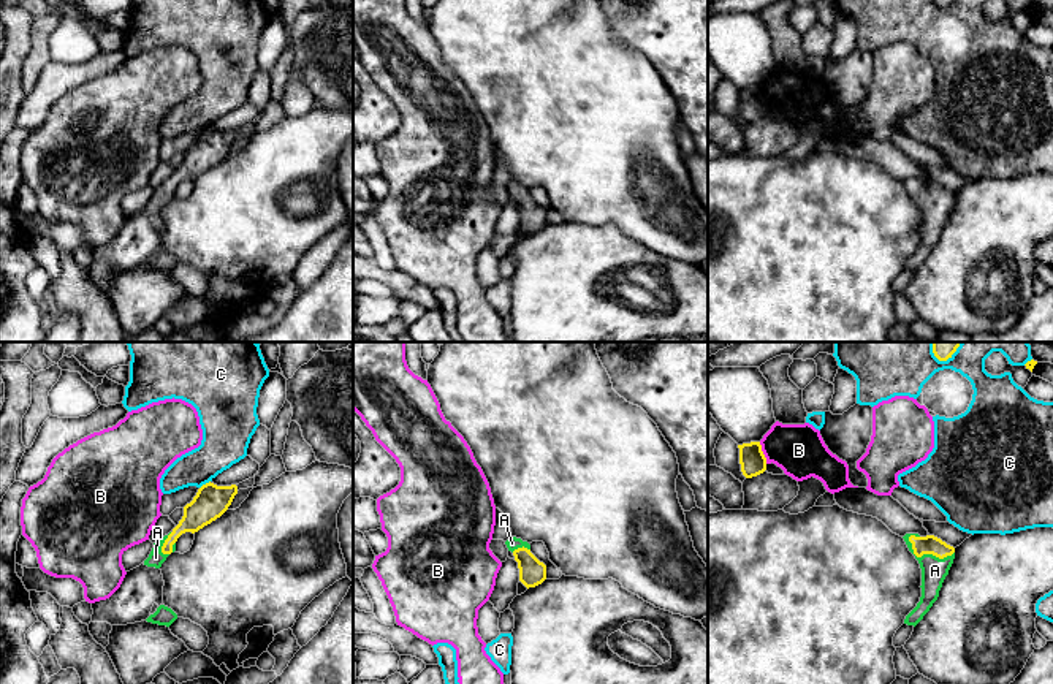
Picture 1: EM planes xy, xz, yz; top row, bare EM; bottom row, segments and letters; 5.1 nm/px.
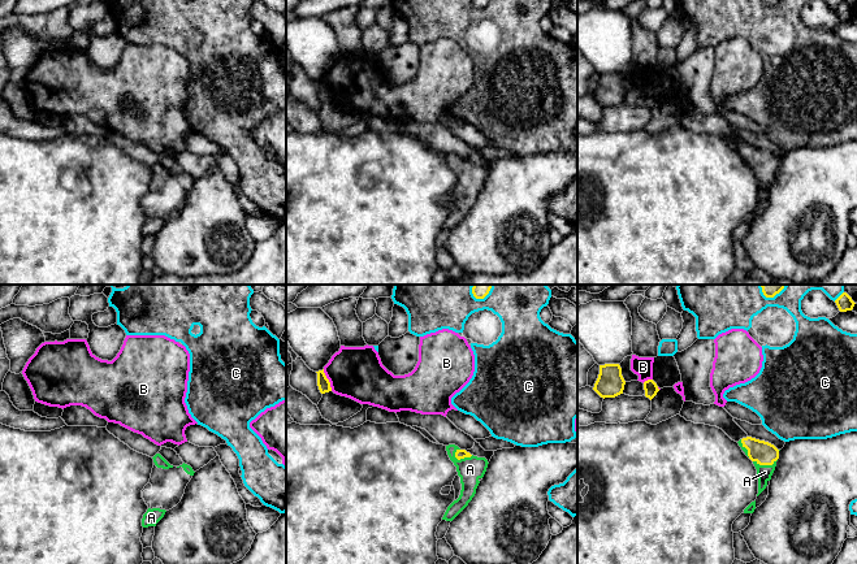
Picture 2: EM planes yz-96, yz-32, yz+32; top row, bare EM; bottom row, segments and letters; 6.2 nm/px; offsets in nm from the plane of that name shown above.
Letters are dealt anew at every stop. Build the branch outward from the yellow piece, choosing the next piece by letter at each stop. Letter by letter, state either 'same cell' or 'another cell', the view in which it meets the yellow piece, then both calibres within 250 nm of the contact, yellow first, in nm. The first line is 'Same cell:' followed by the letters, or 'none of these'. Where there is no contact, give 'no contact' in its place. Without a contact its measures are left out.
Same cell: A
A: same cell | yz | 100/130 nm
B: another cell | yz | 130/260 nm
C: another cell | xy | 170/240 nm

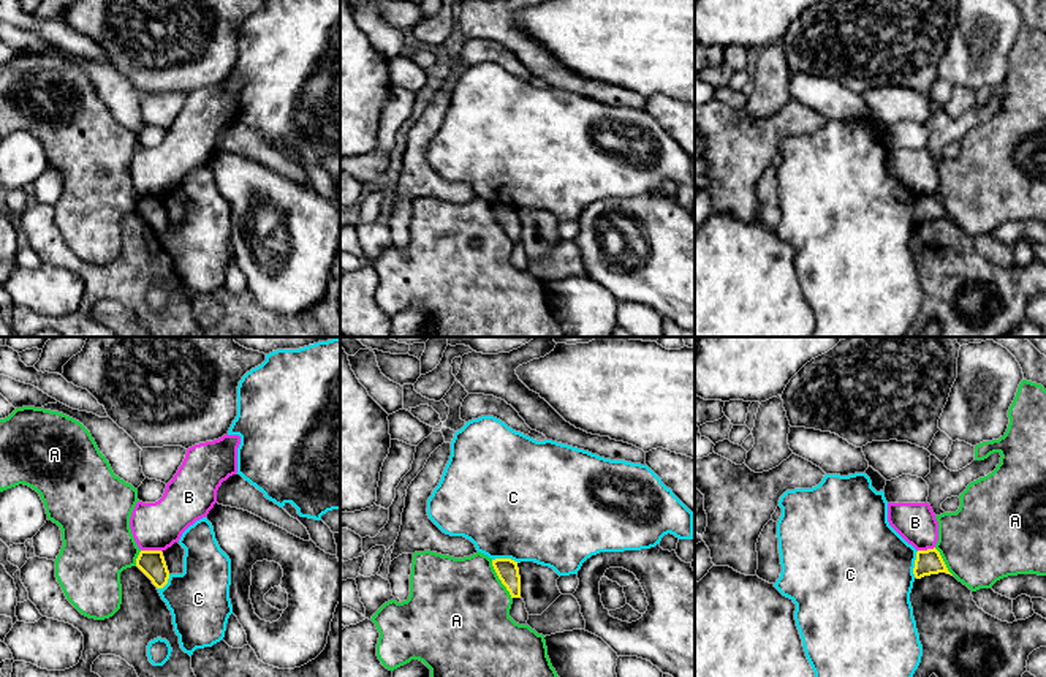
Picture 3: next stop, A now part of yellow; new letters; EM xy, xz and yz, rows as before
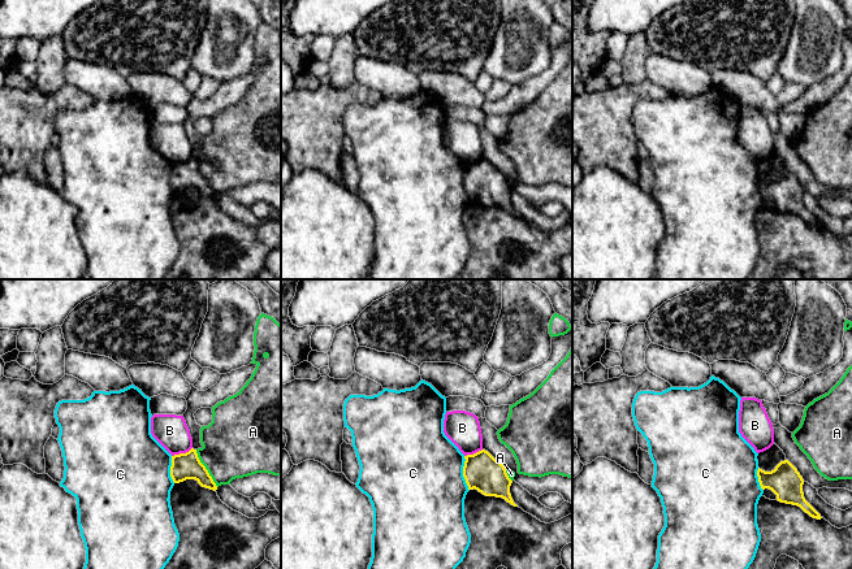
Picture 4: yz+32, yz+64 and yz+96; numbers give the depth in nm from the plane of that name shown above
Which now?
Same cell: none of these
A: another cell | xz | 120/500 nm
B: another cell | xy | 130/240 nm
C: another cell | yz | 130/480 nm

